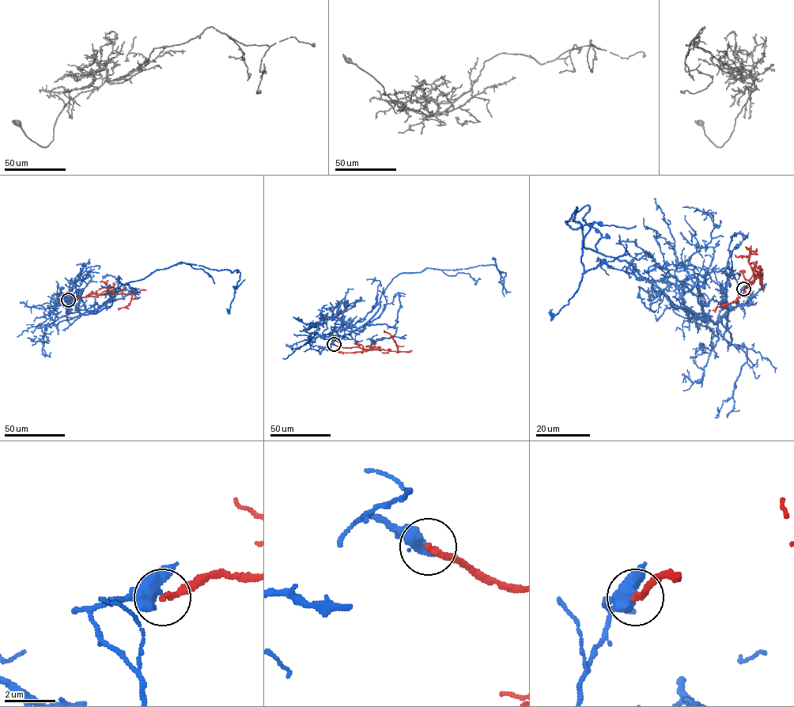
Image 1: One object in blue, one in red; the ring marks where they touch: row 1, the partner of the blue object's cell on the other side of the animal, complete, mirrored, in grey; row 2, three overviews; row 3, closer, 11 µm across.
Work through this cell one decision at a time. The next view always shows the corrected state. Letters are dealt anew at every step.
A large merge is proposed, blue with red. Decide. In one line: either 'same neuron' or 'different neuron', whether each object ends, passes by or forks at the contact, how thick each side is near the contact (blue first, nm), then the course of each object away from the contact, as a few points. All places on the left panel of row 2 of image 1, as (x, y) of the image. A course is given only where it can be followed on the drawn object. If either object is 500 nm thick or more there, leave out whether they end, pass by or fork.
different neuron | blue passes by | red ends | 460/240 nm | blue via (68, 300), (70, 312), (96, 313), (111, 304), (118, 287), (183, 262), (238, 270), (228, 313), (226, 308) | red via (68, 300), (105, 294), (131, 294), (129, 304), (118, 309)

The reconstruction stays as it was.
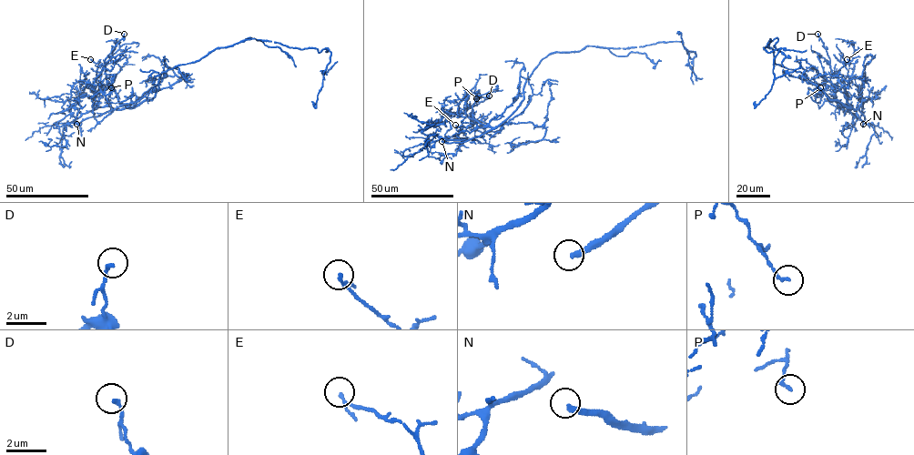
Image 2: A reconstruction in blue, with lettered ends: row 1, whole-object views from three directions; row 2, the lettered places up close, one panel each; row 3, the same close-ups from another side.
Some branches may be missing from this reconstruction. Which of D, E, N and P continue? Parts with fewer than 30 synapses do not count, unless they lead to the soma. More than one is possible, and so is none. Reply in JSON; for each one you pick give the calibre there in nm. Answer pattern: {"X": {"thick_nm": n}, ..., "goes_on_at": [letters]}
{"N": {"thick_nm": 280}, "goes_on_at": ["N"]}

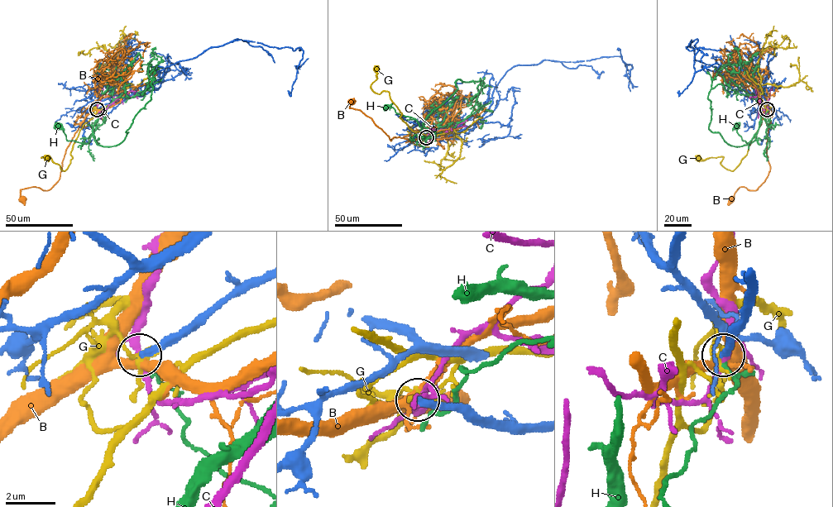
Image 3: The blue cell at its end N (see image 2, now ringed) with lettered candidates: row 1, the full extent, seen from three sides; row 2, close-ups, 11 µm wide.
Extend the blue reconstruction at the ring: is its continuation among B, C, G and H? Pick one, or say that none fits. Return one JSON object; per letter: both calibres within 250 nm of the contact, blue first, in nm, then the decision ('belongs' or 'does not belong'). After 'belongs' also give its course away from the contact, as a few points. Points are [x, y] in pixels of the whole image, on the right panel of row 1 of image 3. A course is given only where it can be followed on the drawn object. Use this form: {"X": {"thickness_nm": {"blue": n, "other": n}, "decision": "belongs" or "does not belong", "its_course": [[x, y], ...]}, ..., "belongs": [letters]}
{"B": {"thickness_nm": {"blue": 280, "other": 280}, "decision": "does not belong"}, "C": {"thickness_nm": {"blue": 300, "other": 170}, "decision": "does not belong"}, "G": {"thickness_nm": {"blue": 340, "other": 130}, "decision": "does not belong"}, "H": {"thickness_nm": {"blue": 280, "other": 150}, "decision": "does not belong"}, "belongs": []}

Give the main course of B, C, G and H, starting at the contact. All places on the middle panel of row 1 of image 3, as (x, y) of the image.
B: (426, 137), (409, 140), (394, 137), (390, 141), (371, 117), (351, 108), (351, 102)
C: (426, 137), (434, 131), (453, 129), (466, 120)
G: (426, 137), (414, 131), (399, 117), (401, 113), (388, 92), (379, 93), (372, 90), (375, 69)
H: (425, 137), (434, 132), (423, 130), (416, 120), (397, 113), (390, 106), (386, 107)

